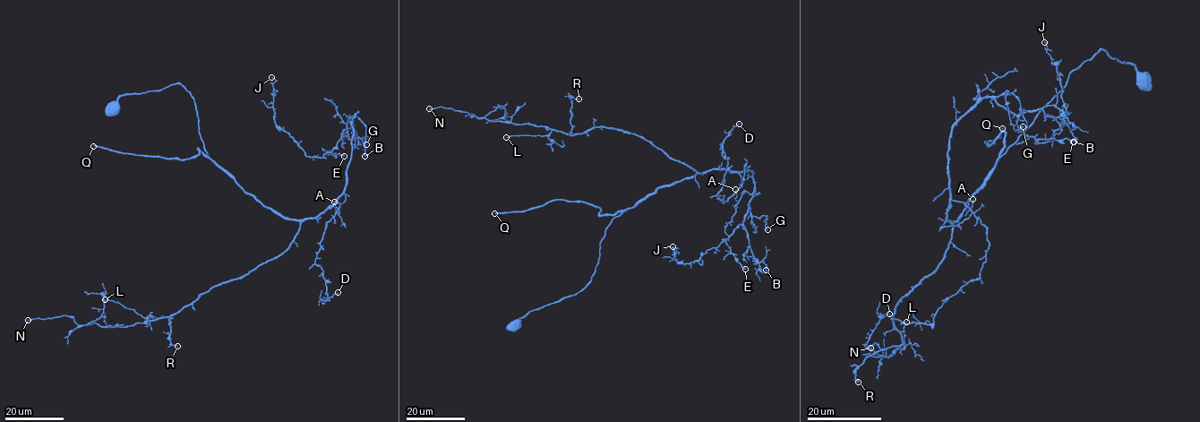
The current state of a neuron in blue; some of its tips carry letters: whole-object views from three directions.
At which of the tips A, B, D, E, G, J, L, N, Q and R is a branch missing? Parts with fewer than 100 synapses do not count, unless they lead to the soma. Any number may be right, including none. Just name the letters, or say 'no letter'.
Q

